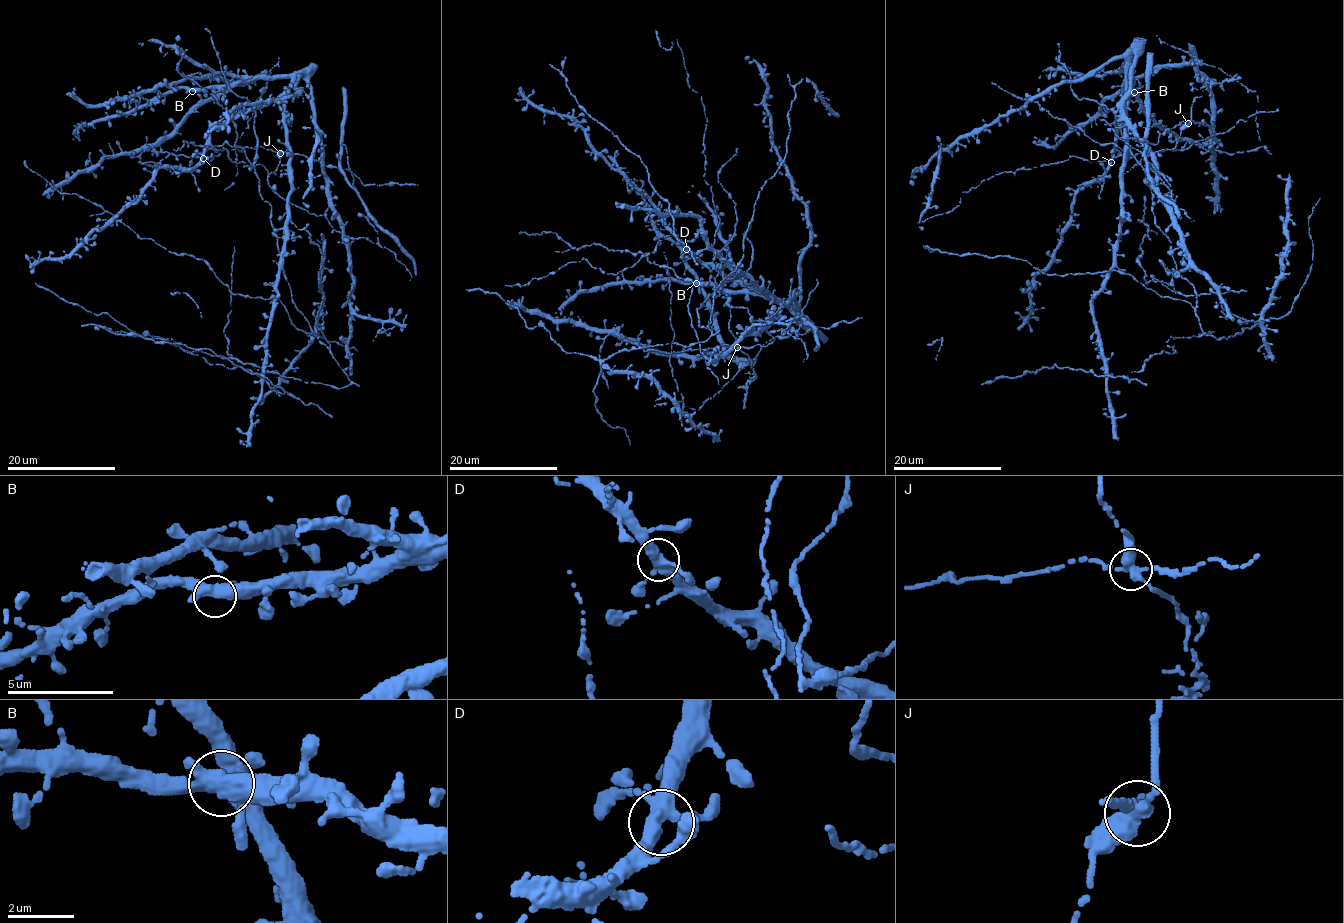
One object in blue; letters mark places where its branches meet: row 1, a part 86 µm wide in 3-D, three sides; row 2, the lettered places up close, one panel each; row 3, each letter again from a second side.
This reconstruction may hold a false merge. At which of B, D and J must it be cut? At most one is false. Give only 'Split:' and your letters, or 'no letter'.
Split: J

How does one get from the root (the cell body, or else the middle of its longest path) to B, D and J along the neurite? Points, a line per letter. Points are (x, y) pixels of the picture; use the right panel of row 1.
B: (1205, 84), (1192, 64), (1168, 66), (1152, 68), (1133, 78), (1129, 87), (1134, 92)
D: (1205, 84), (1193, 65), (1174, 65), (1133, 78), (1132, 89), (1124, 60), (1124, 109), (1111, 162)
J: (1205, 84), (1216, 112), (1210, 141), (1220, 140), (1203, 121), (1190, 120), (1188, 124)

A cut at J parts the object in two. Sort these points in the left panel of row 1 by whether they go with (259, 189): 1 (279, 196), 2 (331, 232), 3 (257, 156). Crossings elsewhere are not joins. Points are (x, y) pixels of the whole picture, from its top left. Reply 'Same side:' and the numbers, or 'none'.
Same side: 3

